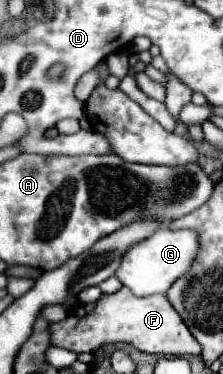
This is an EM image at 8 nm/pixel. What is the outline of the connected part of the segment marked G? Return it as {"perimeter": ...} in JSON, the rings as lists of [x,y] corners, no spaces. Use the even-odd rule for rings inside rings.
{"perimeter":[[[167,227],[157,229],[147,239],[135,243],[123,253],[121,267],[115,271],[115,277],[129,287],[137,297],[147,297],[155,293],[165,293],[177,277],[189,271],[195,255],[197,255],[197,233],[183,229],[183,231],[169,231]]]}

